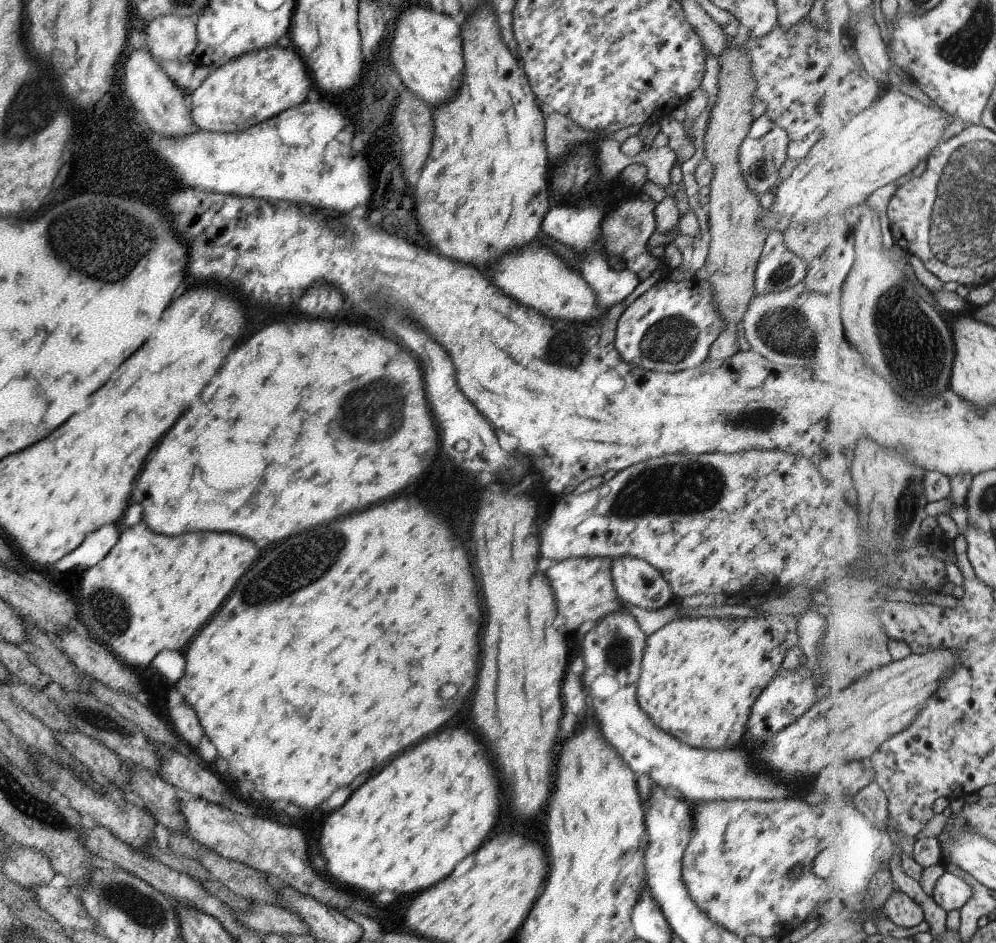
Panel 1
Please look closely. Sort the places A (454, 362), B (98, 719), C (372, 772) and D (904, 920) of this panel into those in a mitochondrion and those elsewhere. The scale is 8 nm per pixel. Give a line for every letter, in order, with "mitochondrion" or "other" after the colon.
A: other
B: mitochondrion
C: other
D: other

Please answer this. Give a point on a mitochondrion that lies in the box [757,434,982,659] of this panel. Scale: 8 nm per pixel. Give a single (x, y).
(907, 504)

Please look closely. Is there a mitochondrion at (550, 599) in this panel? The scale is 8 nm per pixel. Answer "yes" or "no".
no

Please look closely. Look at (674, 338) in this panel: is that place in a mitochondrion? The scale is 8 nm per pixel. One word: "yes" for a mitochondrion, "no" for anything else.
yes

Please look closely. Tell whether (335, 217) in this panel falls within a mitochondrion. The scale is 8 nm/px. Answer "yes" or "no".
no

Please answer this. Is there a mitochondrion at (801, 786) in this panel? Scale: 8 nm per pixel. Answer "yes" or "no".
no

